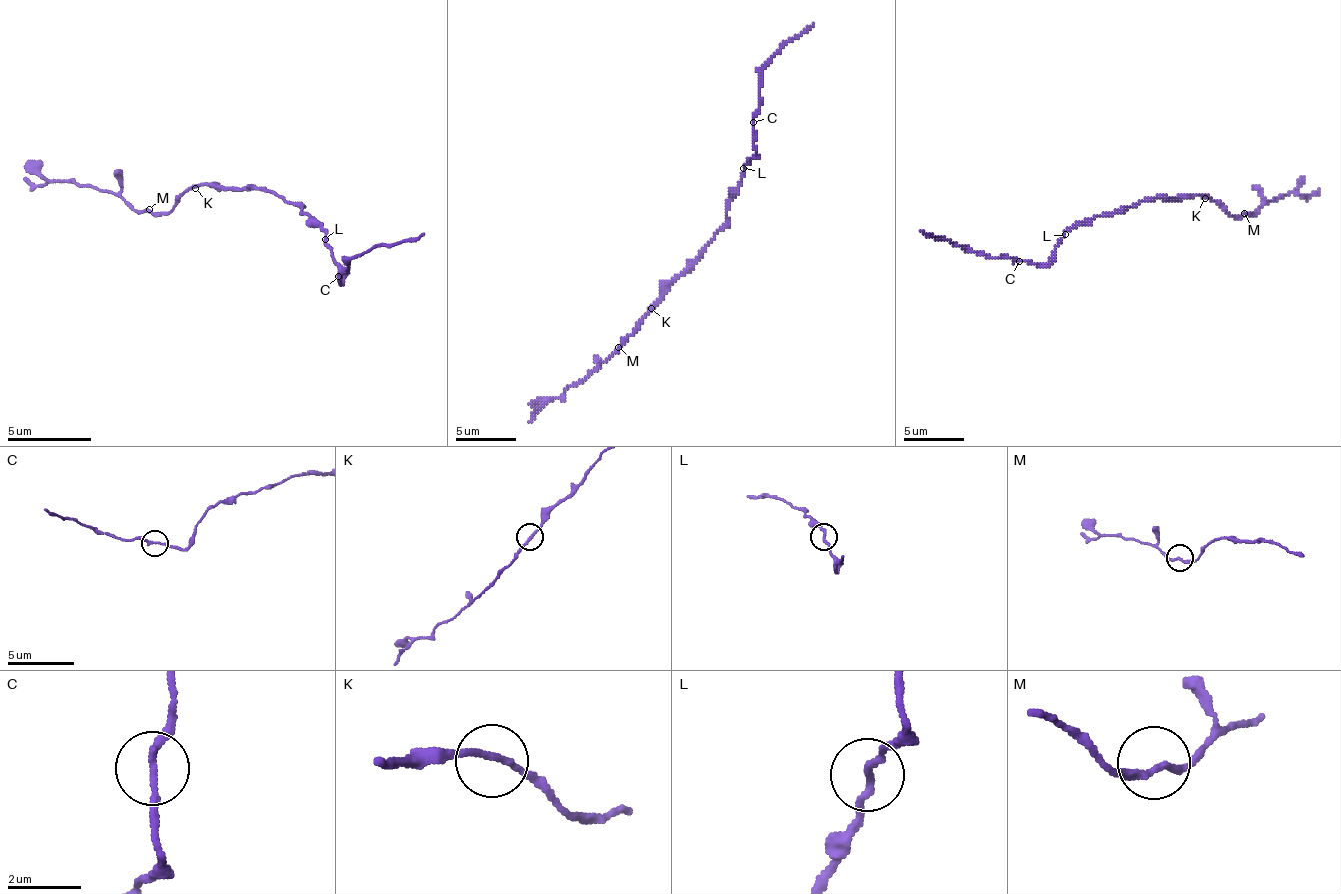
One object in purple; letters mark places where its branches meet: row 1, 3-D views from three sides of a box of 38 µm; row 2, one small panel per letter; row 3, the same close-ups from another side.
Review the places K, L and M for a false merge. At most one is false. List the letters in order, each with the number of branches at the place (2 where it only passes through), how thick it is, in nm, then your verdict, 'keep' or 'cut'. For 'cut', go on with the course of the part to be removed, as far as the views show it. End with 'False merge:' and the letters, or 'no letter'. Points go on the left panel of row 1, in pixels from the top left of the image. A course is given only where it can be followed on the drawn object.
K: 2 | 170 nm | keep
L: 2 | 190 nm | cut | (326, 238), (342, 280), (338, 276), (347, 272), (347, 268), (376, 247), (422, 234)
M: 2 | 190 nm | keep
False merge: L

